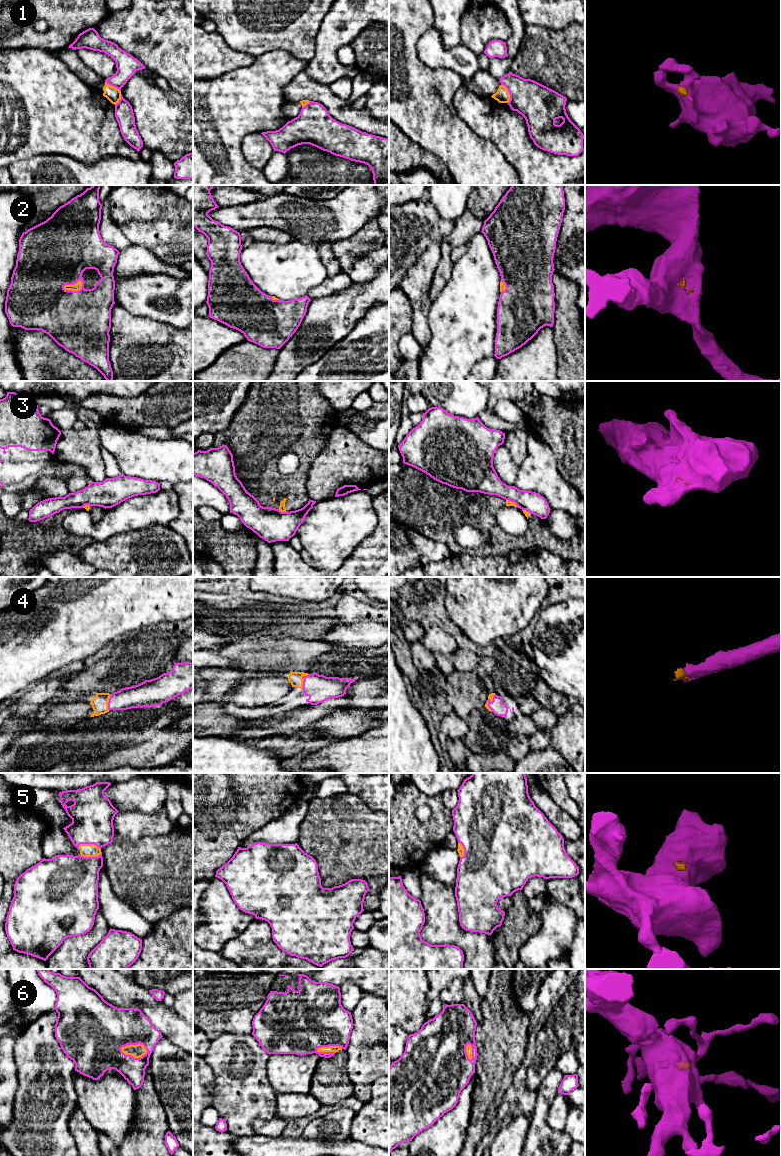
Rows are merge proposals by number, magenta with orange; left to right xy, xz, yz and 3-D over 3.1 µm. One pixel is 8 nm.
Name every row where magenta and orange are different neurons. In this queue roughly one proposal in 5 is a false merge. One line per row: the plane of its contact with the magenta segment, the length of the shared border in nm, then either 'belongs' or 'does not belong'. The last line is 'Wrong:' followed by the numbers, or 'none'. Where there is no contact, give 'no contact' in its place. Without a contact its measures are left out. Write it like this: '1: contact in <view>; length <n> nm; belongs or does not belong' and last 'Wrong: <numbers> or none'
1: contact in yz; length 160 nm; does not belong
2: contact in xy; length 170 nm; belongs
3: contact in xz; length 70 nm; does not belong
4: contact in xz; length 140 nm; belongs
5: contact in xy; length 190 nm; belongs
6: contact in xy; length 220 nm; belongs
Wrong: 1, 3

